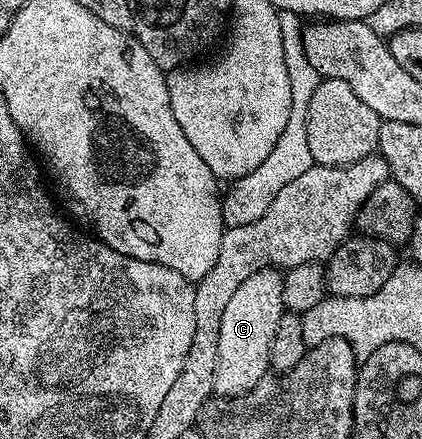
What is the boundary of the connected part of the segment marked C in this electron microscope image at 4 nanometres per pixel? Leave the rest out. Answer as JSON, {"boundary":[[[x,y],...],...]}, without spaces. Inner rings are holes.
{"boundary":[[[278,270],[253,273],[253,277],[233,293],[229,305],[225,305],[225,313],[221,313],[221,329],[217,337],[216,396],[248,395],[264,379],[271,366],[269,349],[273,345],[273,333],[277,333],[277,325],[281,325],[284,313],[283,275]]]}

